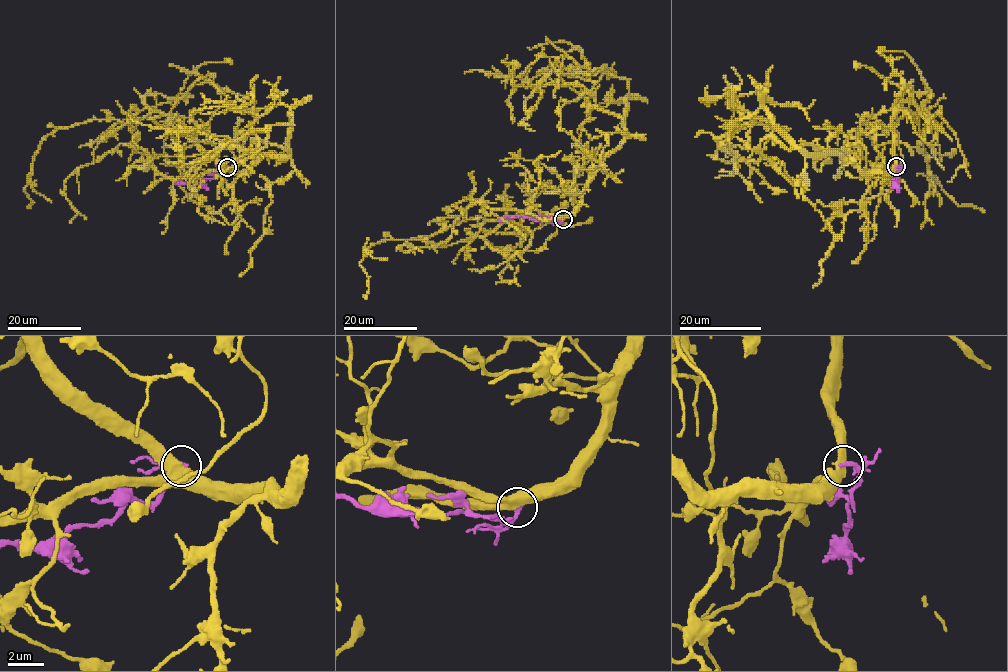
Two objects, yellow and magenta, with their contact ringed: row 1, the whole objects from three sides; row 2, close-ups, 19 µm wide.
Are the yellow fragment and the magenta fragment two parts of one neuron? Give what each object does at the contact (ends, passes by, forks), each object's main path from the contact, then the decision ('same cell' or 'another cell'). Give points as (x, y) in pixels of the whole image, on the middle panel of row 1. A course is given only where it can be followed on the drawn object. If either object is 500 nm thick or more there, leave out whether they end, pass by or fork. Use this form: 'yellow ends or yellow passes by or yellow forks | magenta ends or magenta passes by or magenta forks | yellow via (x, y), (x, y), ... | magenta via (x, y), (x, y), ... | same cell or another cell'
yellow via (563, 218), (624, 138), (628, 85), (563, 55), (523, 121), (535, 131) | magenta via (563, 219), (562, 222), (507, 216), (501, 218), (503, 221) | same cell

